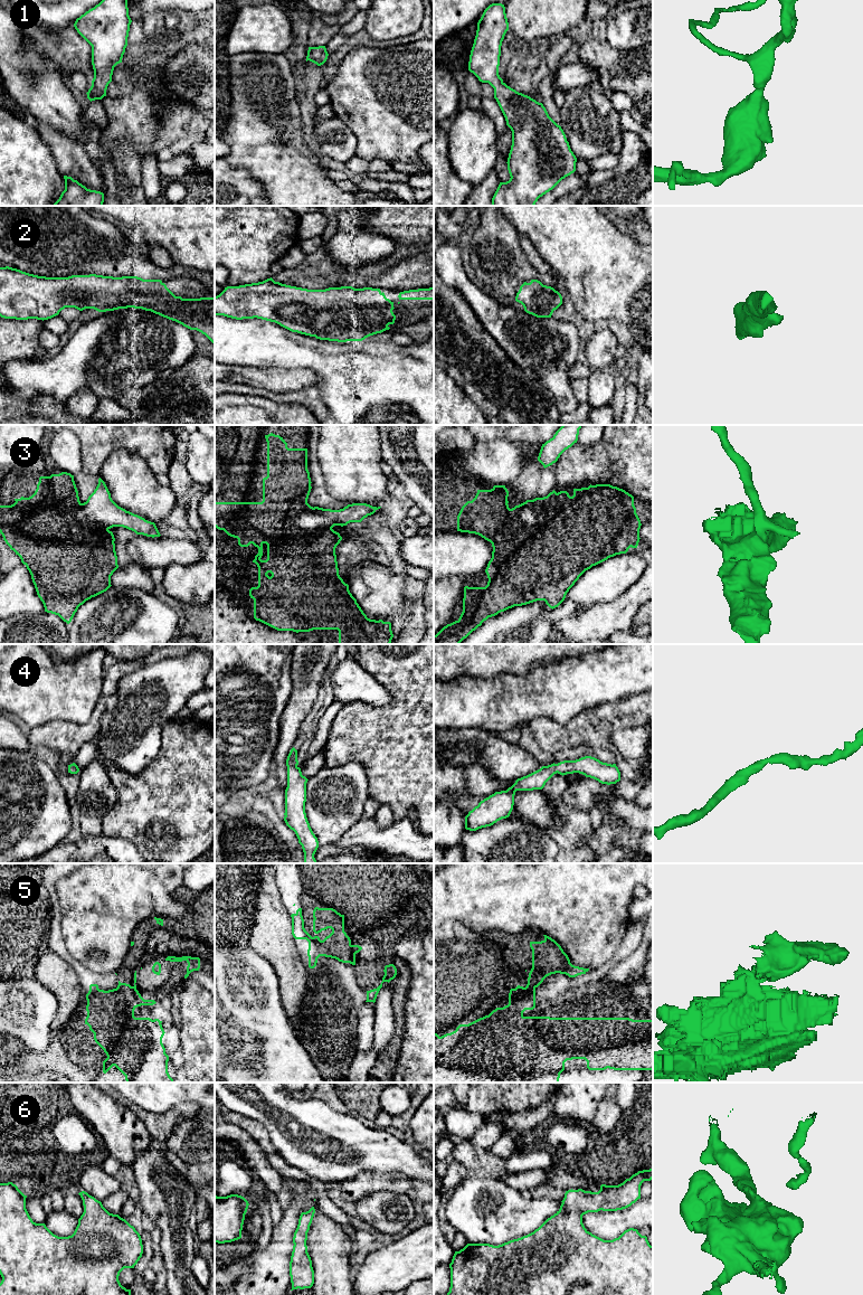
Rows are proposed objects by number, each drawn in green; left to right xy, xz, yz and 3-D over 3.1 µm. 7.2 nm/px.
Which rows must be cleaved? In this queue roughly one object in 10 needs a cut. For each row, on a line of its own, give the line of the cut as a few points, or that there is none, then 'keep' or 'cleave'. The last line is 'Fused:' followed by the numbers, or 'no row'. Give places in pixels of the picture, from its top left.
1: cut none; keep
2: cut none; keep
3: cut xz (296, 517), (296, 523), (307, 530), (331, 528); cleave
4: cut none; keep
5: cut yz (525, 986), (534, 989); cleave
6: cut none; keep
Fused: 3, 5

